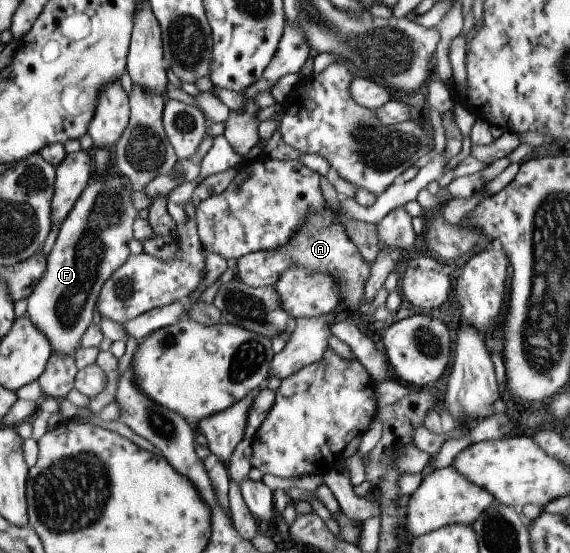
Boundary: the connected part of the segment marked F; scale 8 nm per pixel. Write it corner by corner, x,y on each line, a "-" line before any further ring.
104,172
100,178
90,181
80,193
69,213
64,217
56,241
46,256
46,269
42,279
36,283
32,293
26,298
26,317
28,321
46,337
52,352
60,355
73,355
81,347
80,339
88,325
92,322
92,313
102,285
108,277
124,264
128,258
128,242
133,239
132,219
136,219
138,210
132,207
131,185
124,185
119,175
106,177

